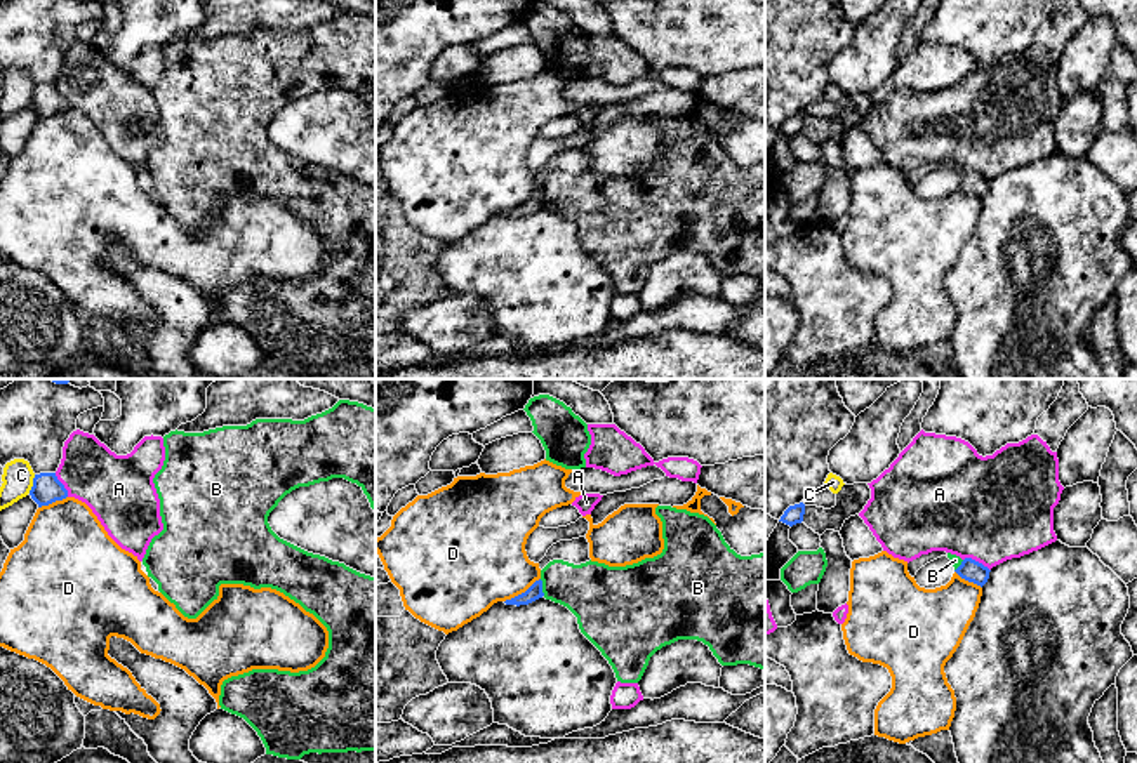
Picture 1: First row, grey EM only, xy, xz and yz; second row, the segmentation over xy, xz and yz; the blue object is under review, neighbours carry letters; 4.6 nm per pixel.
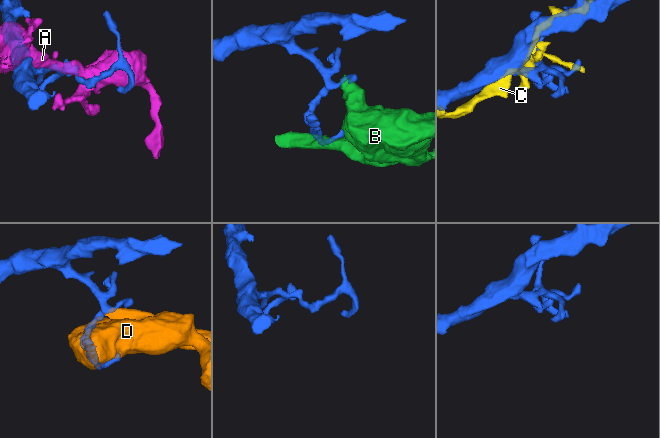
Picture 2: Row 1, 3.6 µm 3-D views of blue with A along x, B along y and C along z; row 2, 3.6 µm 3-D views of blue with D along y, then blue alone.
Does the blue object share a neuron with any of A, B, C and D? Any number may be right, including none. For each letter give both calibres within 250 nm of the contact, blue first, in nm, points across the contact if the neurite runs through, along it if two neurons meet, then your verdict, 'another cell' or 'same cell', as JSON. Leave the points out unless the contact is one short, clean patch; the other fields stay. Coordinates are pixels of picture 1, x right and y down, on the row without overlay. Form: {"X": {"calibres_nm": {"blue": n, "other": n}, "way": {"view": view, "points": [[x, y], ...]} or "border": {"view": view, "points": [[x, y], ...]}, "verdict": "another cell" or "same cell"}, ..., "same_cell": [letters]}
{"A": {"calibres_nm": {"blue": 100, "other": 480}, "verdict": "another cell"}, "B": {"calibres_nm": {"blue": 70, "other": 280}, "border": {"view": "xz", "points": [[539, 190], [545, 205]]}, "verdict": "another cell"}, "C": {"calibres_nm": {"blue": 140, "other": 140}, "verdict": "another cell"}, "D": {"calibres_nm": {"blue": 70, "other": 420}, "verdict": "another cell"}, "same_cell": []}

